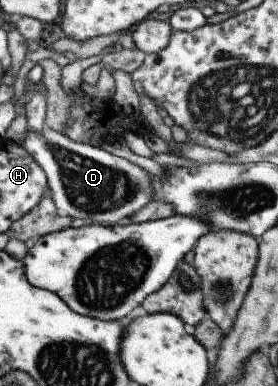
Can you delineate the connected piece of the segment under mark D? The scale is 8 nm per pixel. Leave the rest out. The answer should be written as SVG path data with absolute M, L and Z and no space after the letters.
M42 126L37 132L26 130L25 137L20 143L25 153L32 156L41 167L48 185L48 196L59 216L68 216L70 219L80 218L89 221L90 224L111 226L127 222L129 215L132 215L134 211L154 201L149 187L150 175L125 159L107 153L98 145L94 147L72 141L68 136L46 126Z

